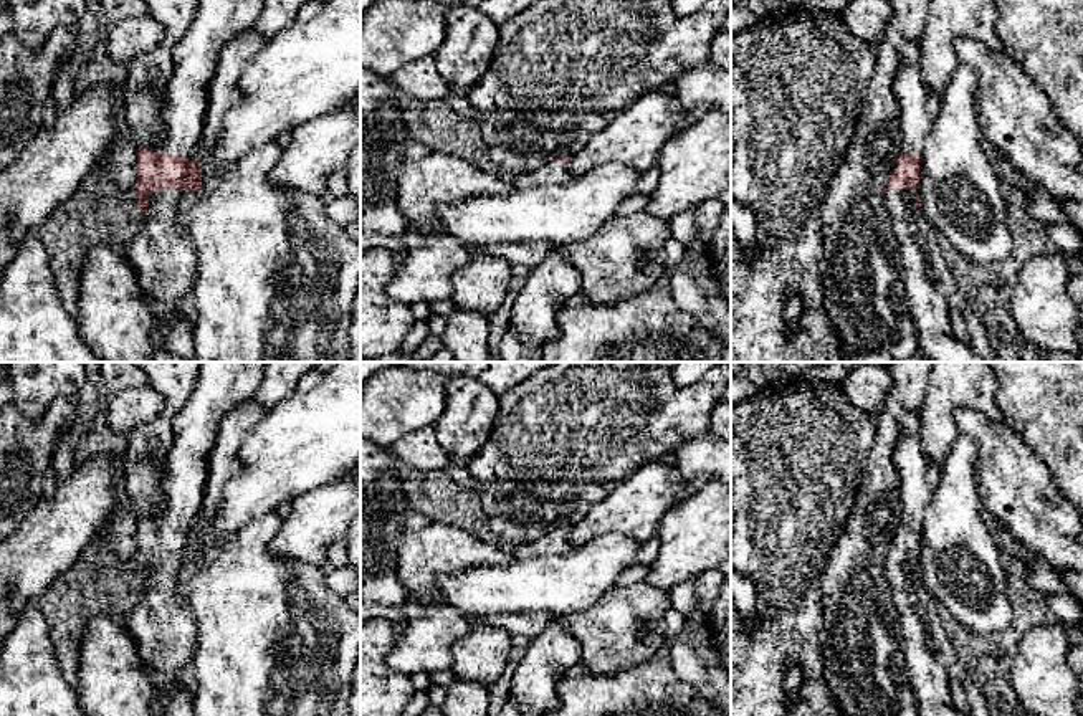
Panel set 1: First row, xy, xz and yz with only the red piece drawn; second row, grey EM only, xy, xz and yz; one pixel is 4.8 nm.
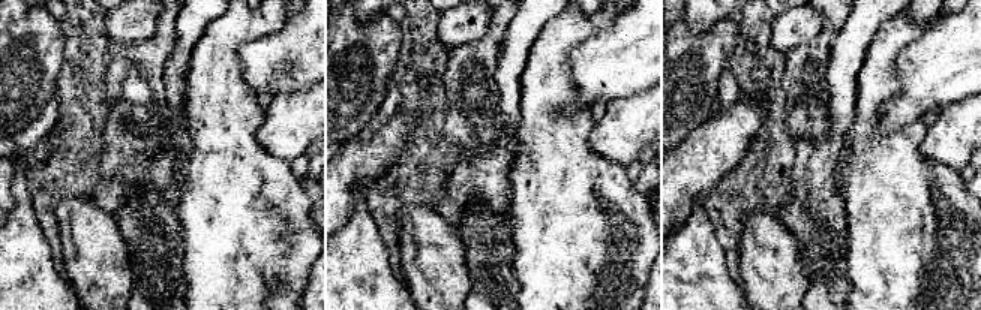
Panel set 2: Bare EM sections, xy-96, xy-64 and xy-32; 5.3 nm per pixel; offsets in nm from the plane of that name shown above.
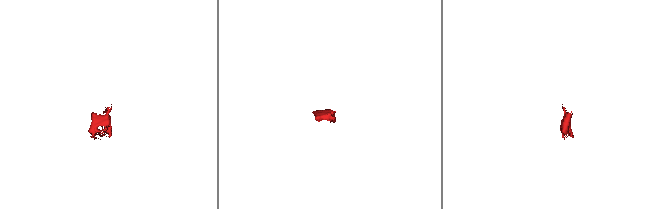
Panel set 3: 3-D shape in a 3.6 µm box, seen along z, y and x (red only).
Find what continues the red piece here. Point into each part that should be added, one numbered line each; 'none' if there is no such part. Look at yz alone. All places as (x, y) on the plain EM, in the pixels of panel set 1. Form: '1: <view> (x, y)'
1: yz (918, 475)
2: yz (933, 667)

